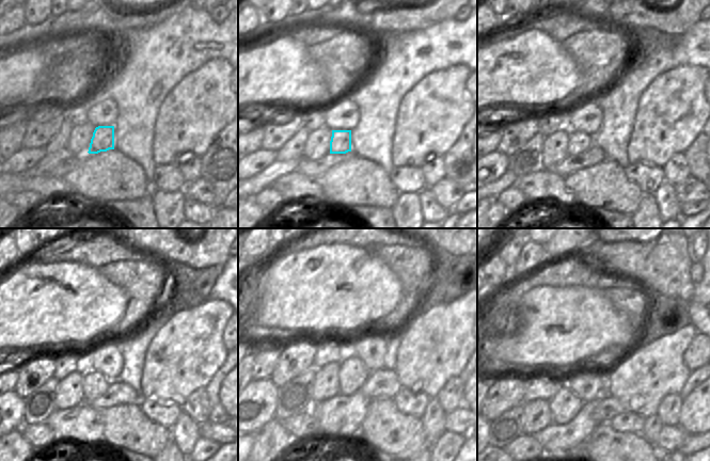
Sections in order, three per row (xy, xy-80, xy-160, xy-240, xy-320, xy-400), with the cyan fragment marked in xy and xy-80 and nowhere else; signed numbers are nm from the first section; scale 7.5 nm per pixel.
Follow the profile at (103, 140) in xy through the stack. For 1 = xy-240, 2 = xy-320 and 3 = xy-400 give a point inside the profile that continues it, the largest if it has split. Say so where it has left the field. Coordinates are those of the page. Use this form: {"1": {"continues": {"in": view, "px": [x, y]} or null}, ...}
{"1": {"continues": {"in": "xy-240", "px": [95, 384]}}, "2": {"continues": {"in": "xy-320", "px": [325, 385]}}, "3": {"continues": {"in": "xy-400", "px": [565, 406]}}}

